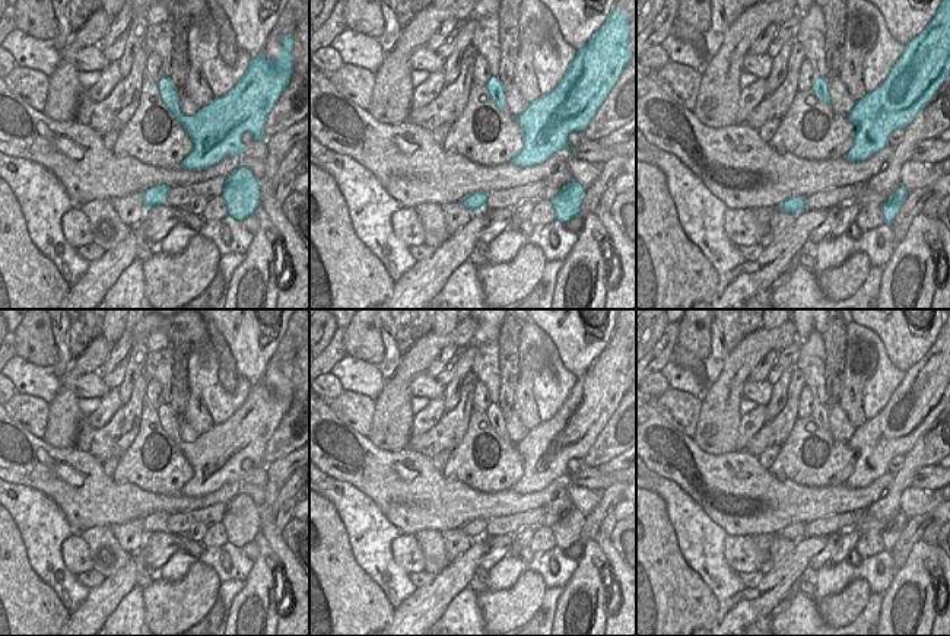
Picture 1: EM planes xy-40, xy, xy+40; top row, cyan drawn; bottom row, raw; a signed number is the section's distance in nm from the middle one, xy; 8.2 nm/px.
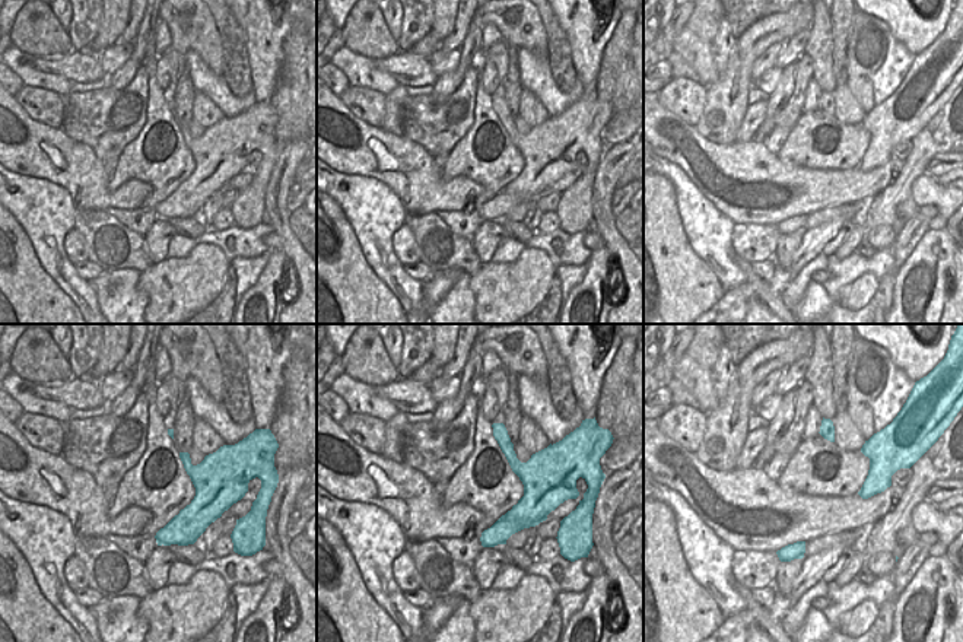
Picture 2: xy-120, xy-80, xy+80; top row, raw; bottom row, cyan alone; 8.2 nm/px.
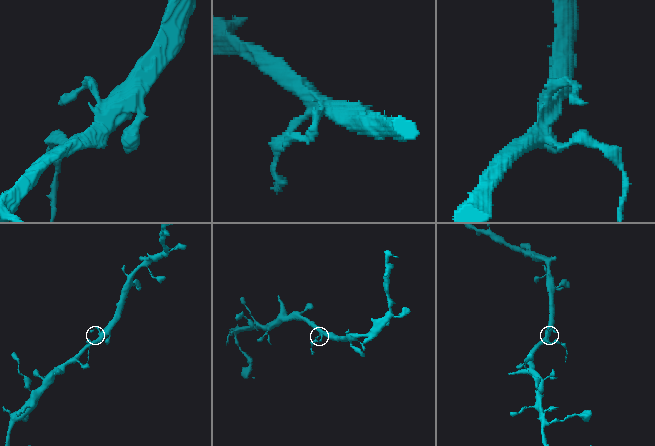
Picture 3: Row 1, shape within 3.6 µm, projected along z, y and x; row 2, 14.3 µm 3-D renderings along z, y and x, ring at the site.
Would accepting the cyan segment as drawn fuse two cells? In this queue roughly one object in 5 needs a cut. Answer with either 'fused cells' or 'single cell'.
fused cells

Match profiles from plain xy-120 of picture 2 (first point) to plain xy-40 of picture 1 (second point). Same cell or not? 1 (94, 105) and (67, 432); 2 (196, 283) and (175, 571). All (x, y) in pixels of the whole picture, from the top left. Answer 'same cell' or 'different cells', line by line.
1: different cells
2: different cells

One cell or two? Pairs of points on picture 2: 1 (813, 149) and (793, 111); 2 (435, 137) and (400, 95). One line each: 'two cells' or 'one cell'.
1: two cells
2: two cells

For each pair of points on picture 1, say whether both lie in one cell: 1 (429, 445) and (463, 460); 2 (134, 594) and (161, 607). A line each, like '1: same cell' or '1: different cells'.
1: different cells
2: different cells

